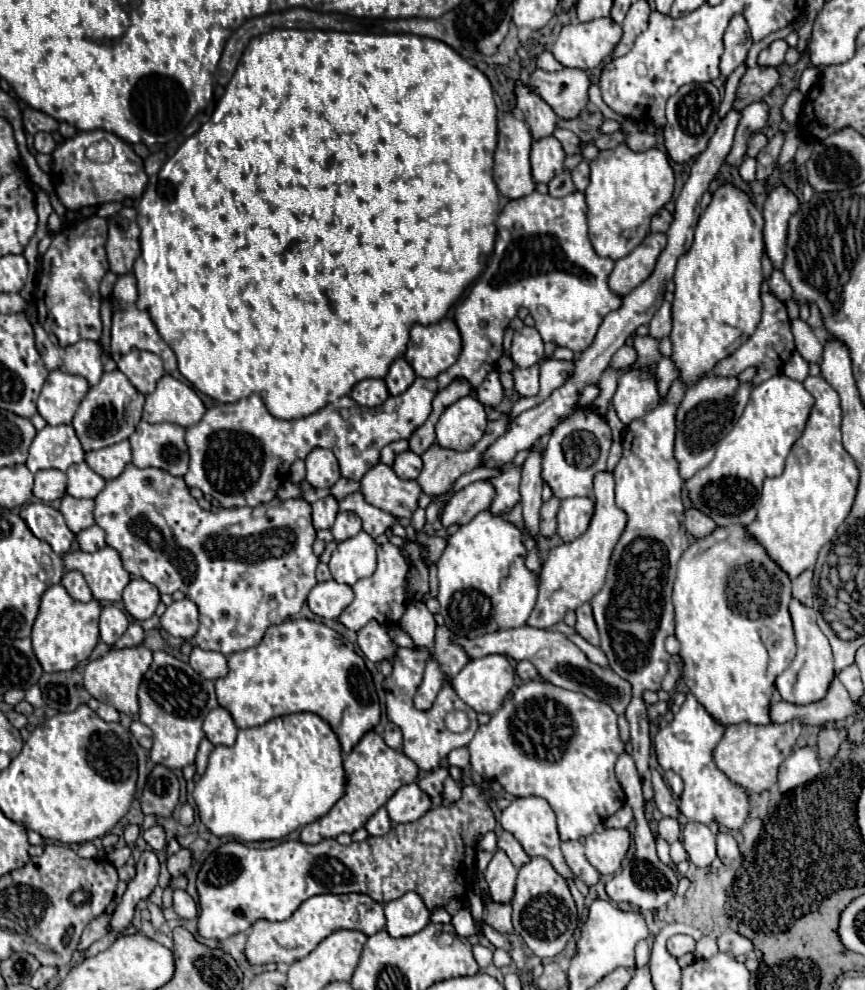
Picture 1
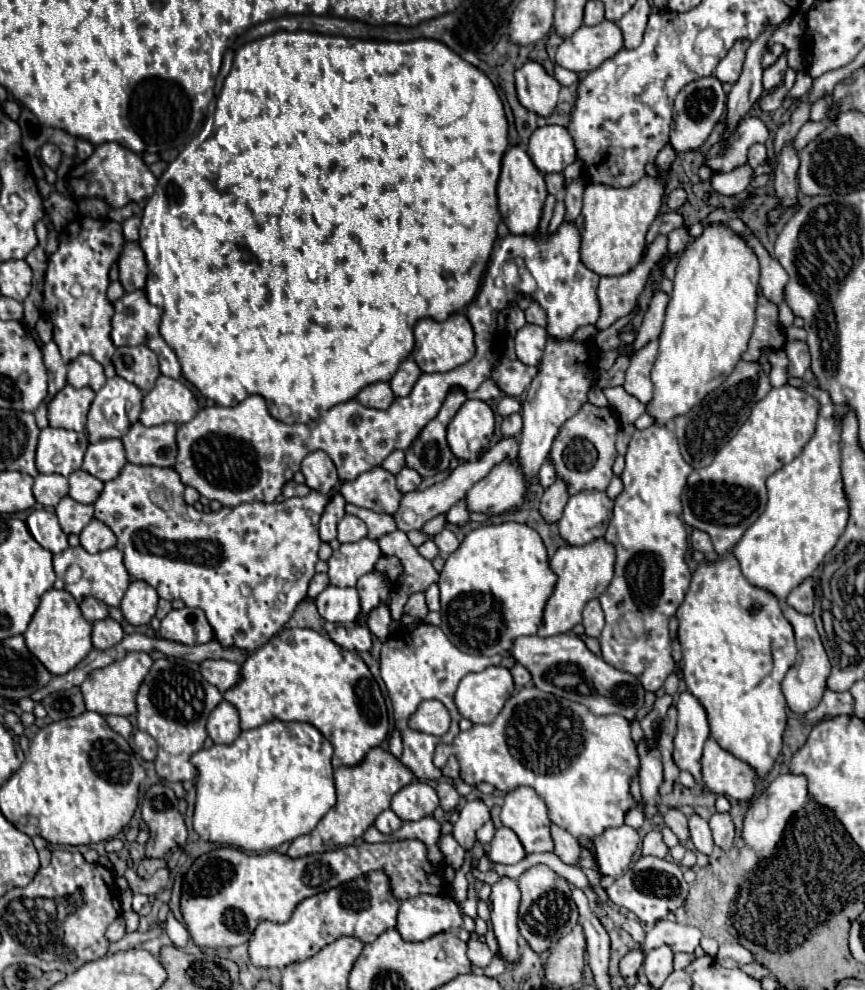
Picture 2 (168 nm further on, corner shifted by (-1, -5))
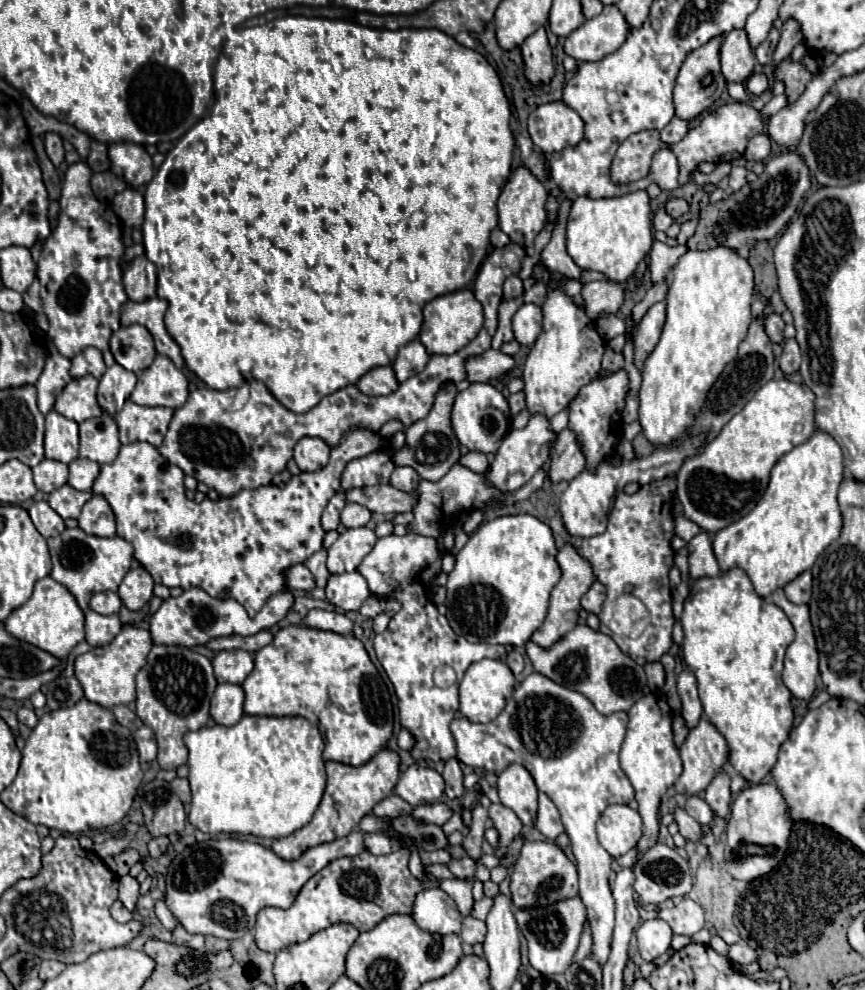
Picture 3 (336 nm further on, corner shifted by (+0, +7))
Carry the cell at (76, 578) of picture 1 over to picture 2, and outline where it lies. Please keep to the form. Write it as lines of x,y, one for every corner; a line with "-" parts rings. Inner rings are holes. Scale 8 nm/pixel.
83,598
79,602
79,608
83,612
83,616
89,620
89,622
95,622
95,620
103,620
107,618
107,606
103,602
99,602
97,598

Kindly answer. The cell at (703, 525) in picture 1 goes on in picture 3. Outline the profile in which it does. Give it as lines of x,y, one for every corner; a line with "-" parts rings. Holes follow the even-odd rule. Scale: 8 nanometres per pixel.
700,532
688,544
688,550
690,550
690,556
688,556
688,576
692,580
712,578
712,576
720,574
720,568
718,568
718,562
714,558
710,542
712,542
710,534

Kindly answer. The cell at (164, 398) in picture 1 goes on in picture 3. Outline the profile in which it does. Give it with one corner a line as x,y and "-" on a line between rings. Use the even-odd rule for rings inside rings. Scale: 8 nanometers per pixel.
158,354
154,362
138,374
138,384
130,396
140,406
178,408
188,398
188,380
168,356

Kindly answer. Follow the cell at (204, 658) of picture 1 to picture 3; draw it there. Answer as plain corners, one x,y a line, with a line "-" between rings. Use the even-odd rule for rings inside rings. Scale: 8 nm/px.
222,650
212,660
216,680
242,684
254,668
254,656
246,650

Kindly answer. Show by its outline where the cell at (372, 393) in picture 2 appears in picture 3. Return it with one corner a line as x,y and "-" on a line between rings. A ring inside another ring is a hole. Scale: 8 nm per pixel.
380,366
380,368
372,368
368,374
364,374
356,386
366,396
386,396
398,388
398,380
394,376
392,366

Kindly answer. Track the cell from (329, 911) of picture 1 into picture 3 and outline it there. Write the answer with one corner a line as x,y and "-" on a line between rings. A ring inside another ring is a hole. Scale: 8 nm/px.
400,848
396,852
374,856
364,850
358,856
332,860
326,868
314,874
300,890
296,902
288,908
262,908
256,922
256,944
266,952
280,952
290,944
308,940
314,932
328,928
336,922
346,922
360,932
372,930
380,920
390,914
412,914
416,894
428,888
438,888
440,880
418,880
408,870
410,850

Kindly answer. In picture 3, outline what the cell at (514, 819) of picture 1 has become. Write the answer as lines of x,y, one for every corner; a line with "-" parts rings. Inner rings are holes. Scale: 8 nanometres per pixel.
510,764
498,774
498,794
502,804
512,808
524,824
534,822
534,814
538,810
538,792
534,778
522,764

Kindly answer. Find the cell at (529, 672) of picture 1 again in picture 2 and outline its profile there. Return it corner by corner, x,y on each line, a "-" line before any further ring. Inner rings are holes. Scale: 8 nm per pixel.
515,664
515,666
511,668
511,674
513,674
513,680
515,680
515,686
517,686
517,688
531,684
531,674
529,674
529,670
523,668
521,664

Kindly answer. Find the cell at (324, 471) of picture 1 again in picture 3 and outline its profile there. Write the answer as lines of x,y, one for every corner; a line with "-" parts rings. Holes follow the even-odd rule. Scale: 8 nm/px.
302,438
294,446
294,460
300,470
314,472
326,466
330,458
330,446
322,438

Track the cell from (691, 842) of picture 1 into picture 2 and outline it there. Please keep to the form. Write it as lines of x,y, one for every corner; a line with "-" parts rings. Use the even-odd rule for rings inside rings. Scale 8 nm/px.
693,814
689,818
689,832
691,832
691,842
693,842
695,850
709,856
713,850
713,838
711,838
711,828
709,828
707,820

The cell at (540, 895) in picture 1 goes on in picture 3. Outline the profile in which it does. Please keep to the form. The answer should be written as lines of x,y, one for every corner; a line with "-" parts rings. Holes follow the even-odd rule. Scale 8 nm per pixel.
524,842
520,858
510,876
510,894
514,906
548,906
578,894
578,872
568,856
554,842

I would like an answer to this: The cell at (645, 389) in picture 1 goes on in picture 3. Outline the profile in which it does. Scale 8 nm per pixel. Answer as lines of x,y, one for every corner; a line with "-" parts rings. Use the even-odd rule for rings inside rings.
664,302
652,304
648,308
648,312
644,314
644,318
640,320
638,334
636,334
636,342
634,342
634,364
638,368
644,366
646,356
658,344
658,338
662,334
664,322
666,322
666,304

